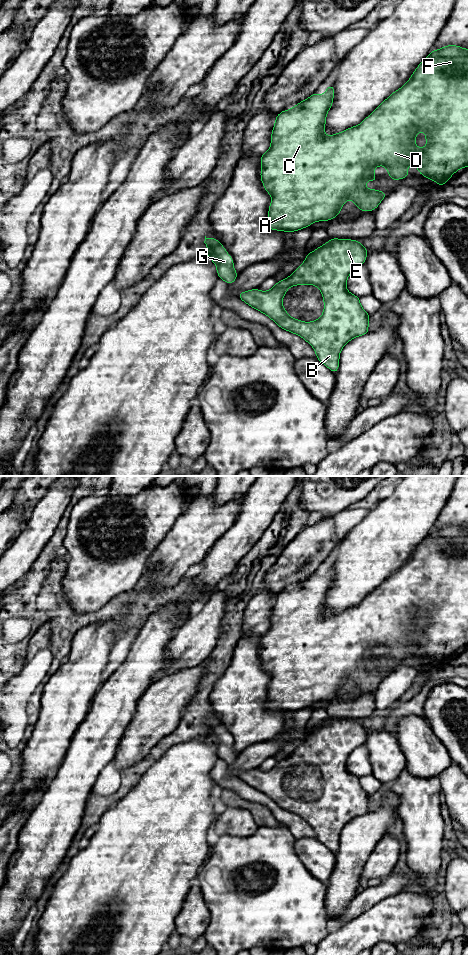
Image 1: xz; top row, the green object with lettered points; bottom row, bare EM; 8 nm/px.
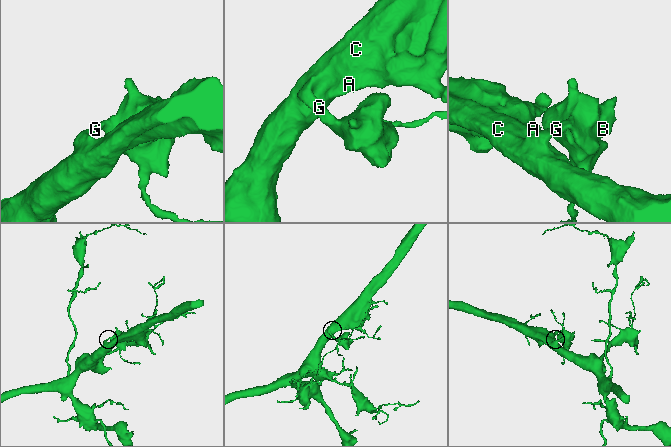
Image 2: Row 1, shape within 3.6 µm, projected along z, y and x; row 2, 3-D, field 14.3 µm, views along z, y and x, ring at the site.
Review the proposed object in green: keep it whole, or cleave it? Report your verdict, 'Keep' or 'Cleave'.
Keep

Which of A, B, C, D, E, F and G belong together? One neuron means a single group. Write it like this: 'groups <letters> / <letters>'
groups A B C D E F G

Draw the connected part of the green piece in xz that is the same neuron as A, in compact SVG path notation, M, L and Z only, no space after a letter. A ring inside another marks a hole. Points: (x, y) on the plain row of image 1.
M446 525L438 530L432 530L430 534L417 546L409 560L401 568L394 571L388 578L386 578L382 584L379 585L359 605L352 606L347 610L341 611L340 613L327 616L324 613L326 596L333 585L334 573L335 568L333 564L329 565L326 567L326 572L323 575L319 575L315 572L309 578L299 582L294 587L281 591L275 598L274 607L270 616L271 625L268 631L260 636L261 662L263 663L265 671L269 673L272 678L272 681L269 684L266 702L266 707L268 709L283 712L296 712L303 708L307 708L311 704L318 701L333 700L341 692L343 684L347 680L352 680L355 683L355 686L363 692L369 692L377 689L380 682L387 676L387 673L377 669L367 669L365 662L367 660L370 660L371 662L377 661L377 656L372 652L379 645L383 645L387 649L391 660L402 660L410 655L407 648L409 645L413 644L417 647L419 654L423 655L427 659L437 662L437 667L446 664L452 655L458 650L468 647L468 529L462 528L458 525ZM419 611L426 613L425 620L427 624L424 628L419 628L415 625L415 619L417 618Z

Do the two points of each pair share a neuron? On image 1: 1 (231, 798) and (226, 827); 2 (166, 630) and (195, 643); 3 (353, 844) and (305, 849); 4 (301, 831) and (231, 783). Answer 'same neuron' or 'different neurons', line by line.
1: different neurons
2: different neurons
3: different neurons
4: same neuron

